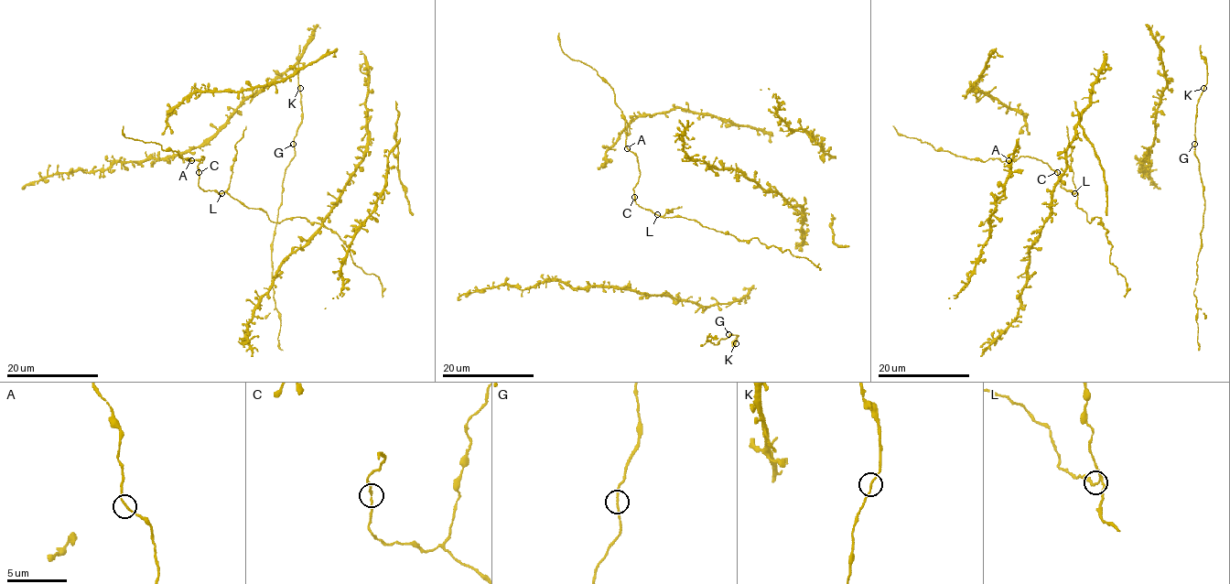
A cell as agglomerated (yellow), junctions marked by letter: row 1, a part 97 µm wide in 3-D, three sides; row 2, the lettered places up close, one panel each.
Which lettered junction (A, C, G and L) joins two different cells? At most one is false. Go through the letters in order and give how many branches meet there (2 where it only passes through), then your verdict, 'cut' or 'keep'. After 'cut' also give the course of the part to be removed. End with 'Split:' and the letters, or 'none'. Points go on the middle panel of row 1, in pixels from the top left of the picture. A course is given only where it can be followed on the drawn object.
A: 2 branches meet; keep
C: 2 branches meet; keep
G: 2 branches meet; keep
L: 2 branches meet; keep
Split: none

